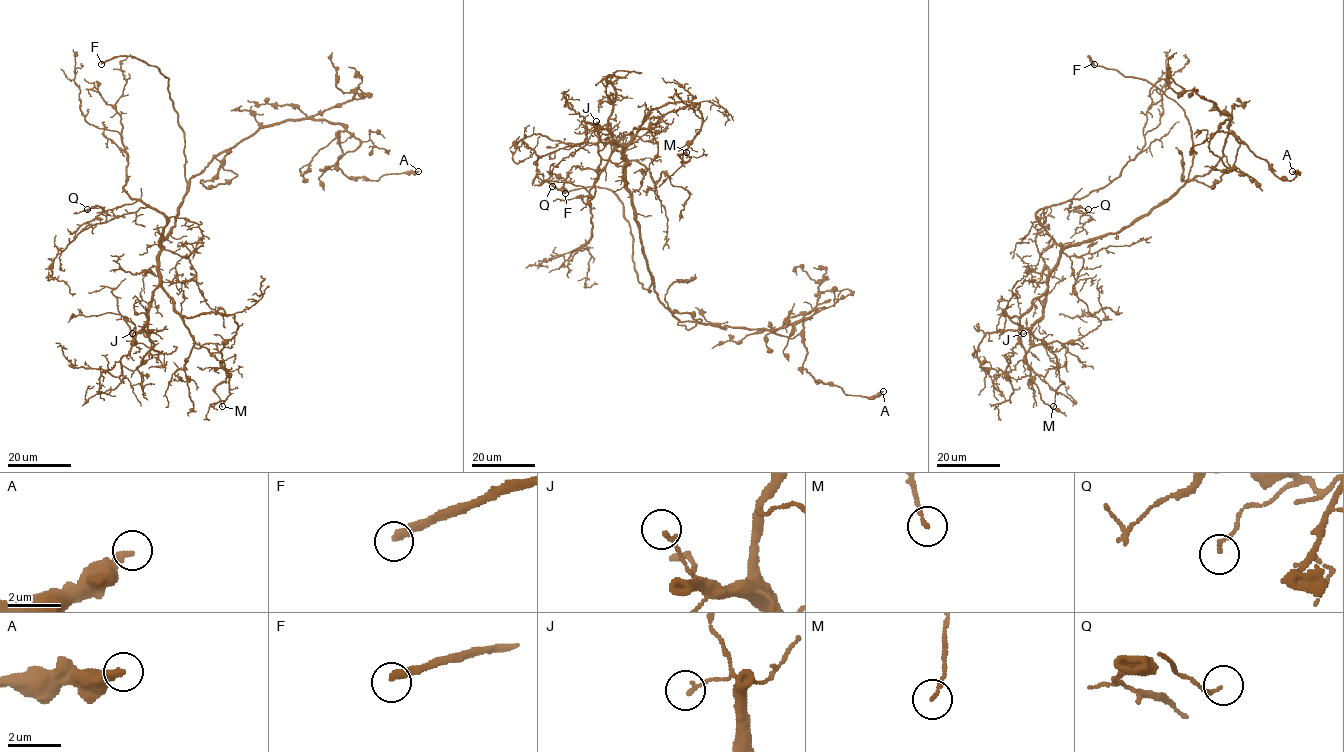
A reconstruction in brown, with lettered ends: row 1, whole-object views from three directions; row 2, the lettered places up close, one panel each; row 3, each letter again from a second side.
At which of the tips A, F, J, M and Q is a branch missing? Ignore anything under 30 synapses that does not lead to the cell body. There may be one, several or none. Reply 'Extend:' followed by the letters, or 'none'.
Extend: F

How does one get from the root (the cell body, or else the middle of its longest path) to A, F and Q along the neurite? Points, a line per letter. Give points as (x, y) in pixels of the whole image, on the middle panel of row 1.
A: (641, 243), (658, 300), (681, 322), (778, 330), (809, 318), (803, 368), (846, 395), (883, 391)
F: (641, 243), (651, 275), (650, 291), (638, 281), (631, 228), (621, 200), (610, 190), (597, 186), (565, 193)
Q: (641, 243), (626, 185), (625, 150), (629, 135), (620, 140), (601, 169), (573, 166), (567, 177), (552, 186)

